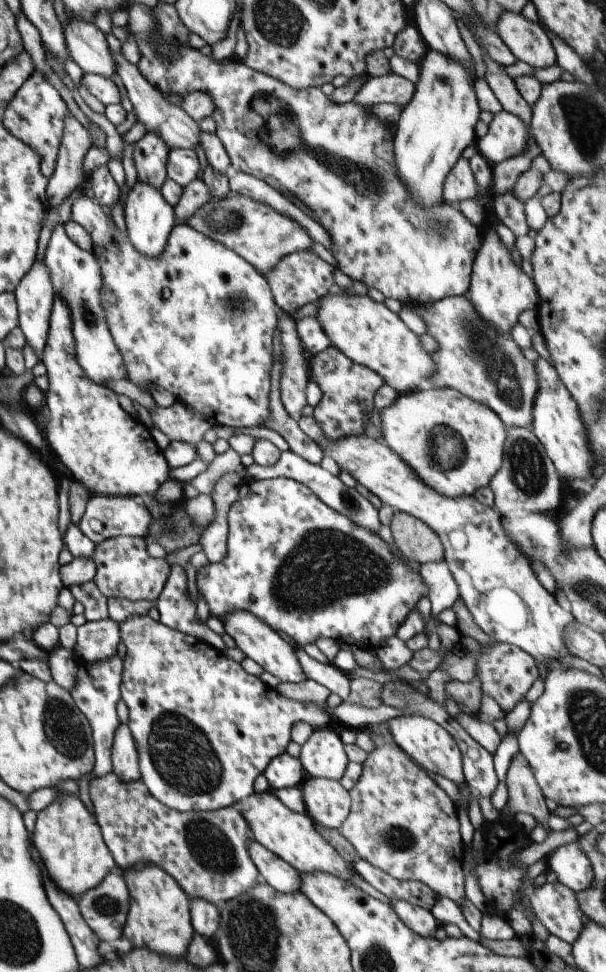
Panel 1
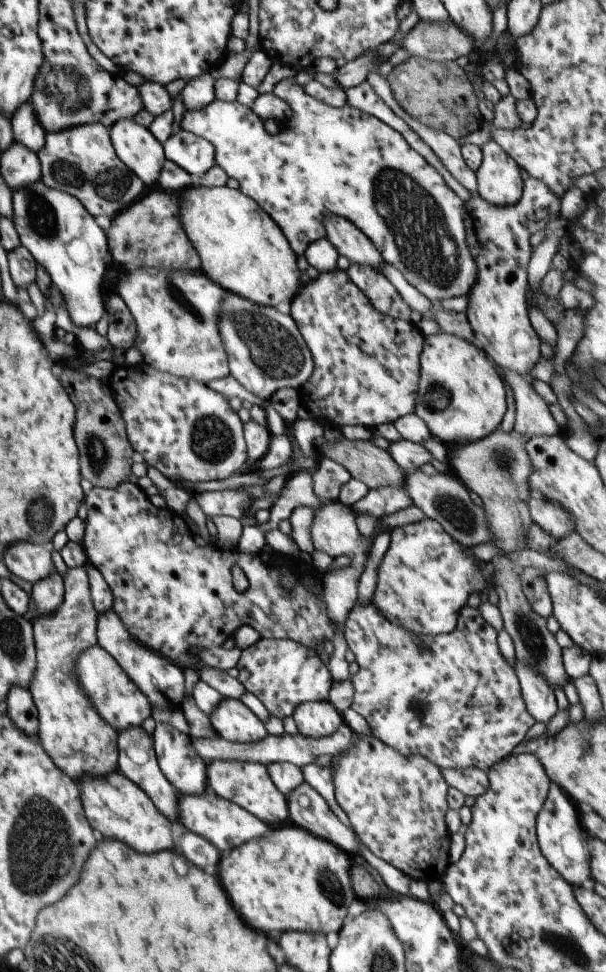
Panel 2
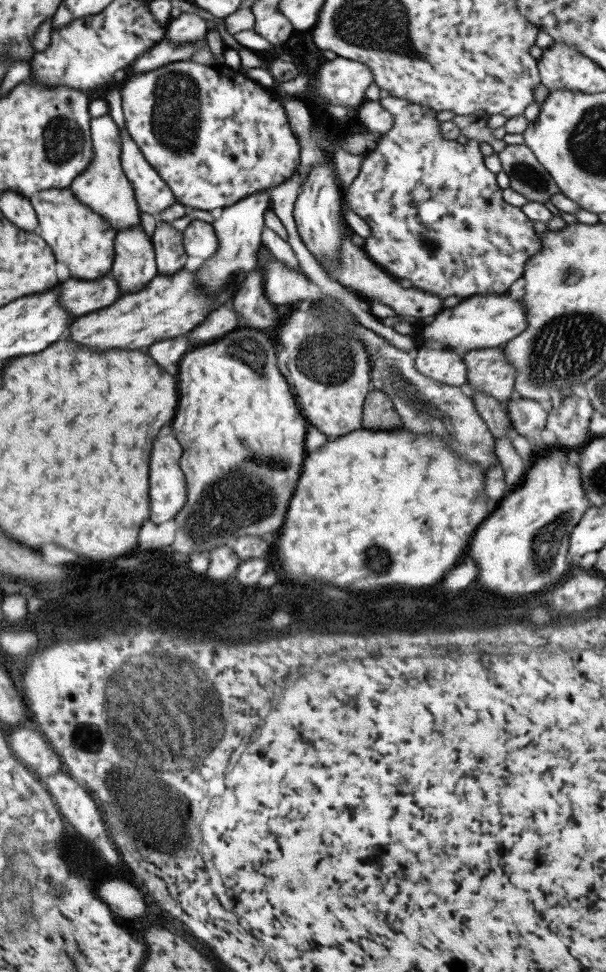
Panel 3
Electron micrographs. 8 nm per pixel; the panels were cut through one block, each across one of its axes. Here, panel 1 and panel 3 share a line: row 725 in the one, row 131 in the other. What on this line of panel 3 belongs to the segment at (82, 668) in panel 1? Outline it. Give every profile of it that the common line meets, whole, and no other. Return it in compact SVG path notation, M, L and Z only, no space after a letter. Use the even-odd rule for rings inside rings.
M102 115L98 118L90 118L88 128L93 155L89 165L77 174L77 177L71 179L69 190L83 206L99 214L115 232L131 228L131 226L133 228L140 226L141 212L136 205L131 183L125 179L120 166L120 137L116 125L108 115Z

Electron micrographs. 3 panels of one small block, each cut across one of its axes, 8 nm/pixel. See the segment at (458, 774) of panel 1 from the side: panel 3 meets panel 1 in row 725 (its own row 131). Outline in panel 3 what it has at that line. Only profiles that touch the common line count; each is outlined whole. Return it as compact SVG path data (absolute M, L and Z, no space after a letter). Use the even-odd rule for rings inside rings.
M391 96L378 100L380 106L392 115L394 124L392 128L383 133L378 140L378 144L373 149L367 151L364 160L358 169L355 179L345 188L345 200L351 210L369 226L369 237L363 240L362 248L365 254L385 271L385 274L391 274L396 280L403 278L409 280L413 287L429 292L435 296L459 296L467 298L477 294L489 294L506 292L507 288L517 278L521 278L525 262L528 258L532 258L541 250L540 238L533 229L533 223L530 221L520 208L507 204L502 198L502 190L497 186L496 175L491 174L482 164L481 142L477 138L469 138L468 142L456 142L453 140L444 140L439 133L439 124L434 118L435 112L430 109L411 104L402 99Z

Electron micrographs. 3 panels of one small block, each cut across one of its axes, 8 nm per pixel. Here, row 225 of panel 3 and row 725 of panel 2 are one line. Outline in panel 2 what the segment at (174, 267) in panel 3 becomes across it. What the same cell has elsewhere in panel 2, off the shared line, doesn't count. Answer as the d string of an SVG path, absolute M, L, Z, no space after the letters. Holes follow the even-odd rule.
M159 722L151 736L159 770L178 794L201 794L207 789L206 764L189 744L189 735Z

